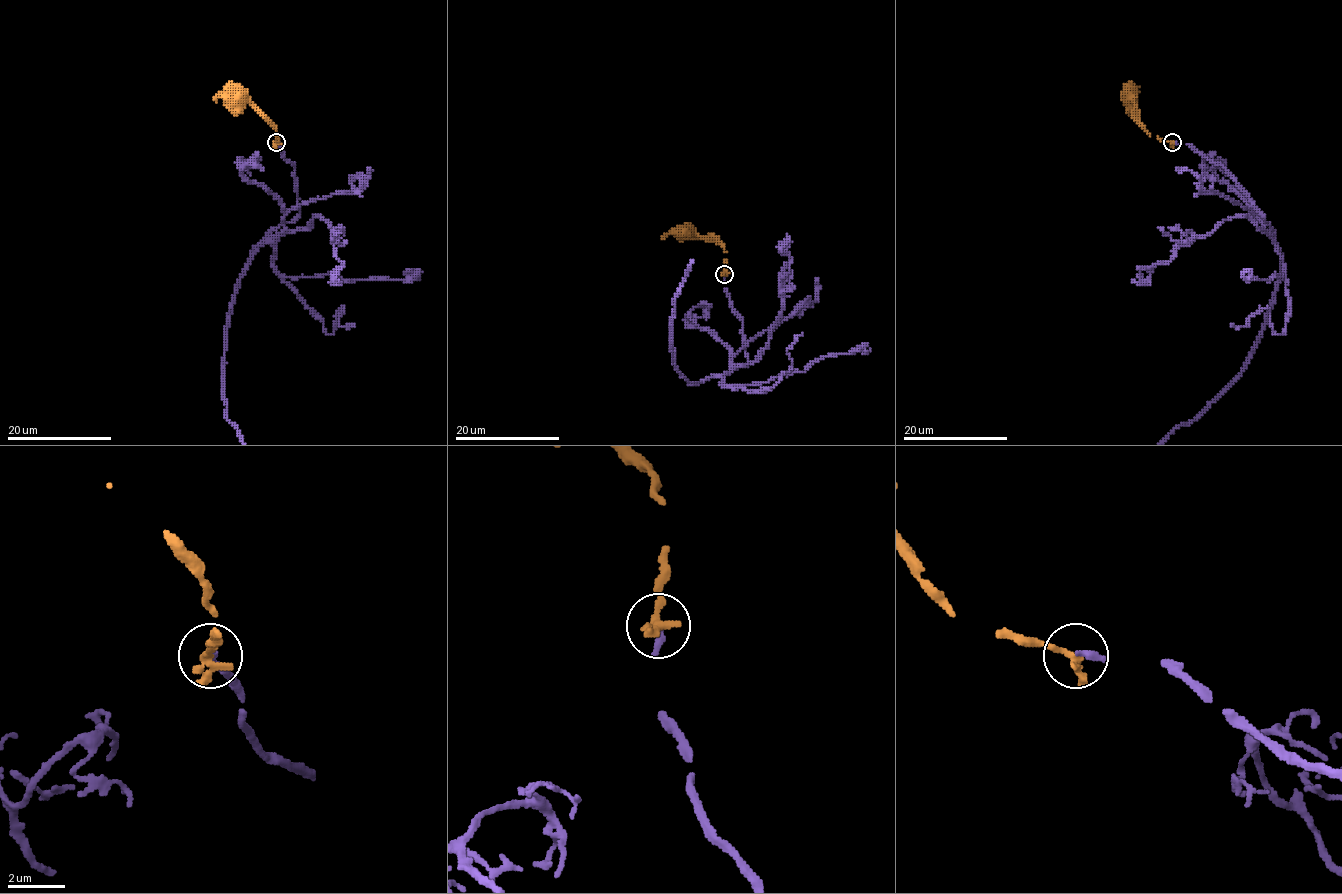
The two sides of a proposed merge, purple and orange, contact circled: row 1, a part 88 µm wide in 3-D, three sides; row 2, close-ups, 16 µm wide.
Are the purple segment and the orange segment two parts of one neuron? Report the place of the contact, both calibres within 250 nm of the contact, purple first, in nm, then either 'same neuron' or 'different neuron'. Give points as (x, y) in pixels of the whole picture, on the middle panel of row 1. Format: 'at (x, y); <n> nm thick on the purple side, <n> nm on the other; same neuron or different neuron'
at (724, 274); 240 nm thick on the purple side, 360 nm on the other; different neuron

